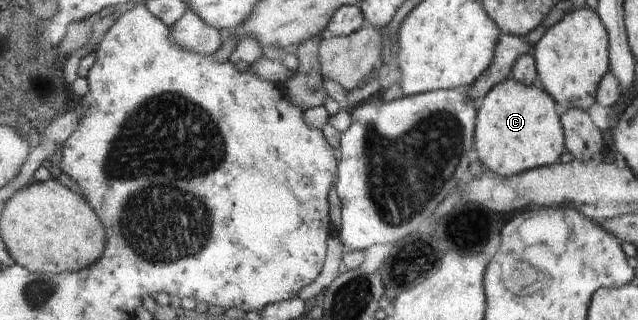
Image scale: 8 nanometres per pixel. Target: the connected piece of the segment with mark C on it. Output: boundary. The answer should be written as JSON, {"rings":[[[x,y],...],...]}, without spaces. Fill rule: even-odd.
{"rings":[[[512,76],[496,84],[480,100],[475,116],[475,149],[478,159],[491,172],[499,176],[510,177],[542,166],[551,166],[558,162],[566,146],[564,130],[560,120],[560,109],[556,102],[542,89],[535,86],[525,86]]]}

